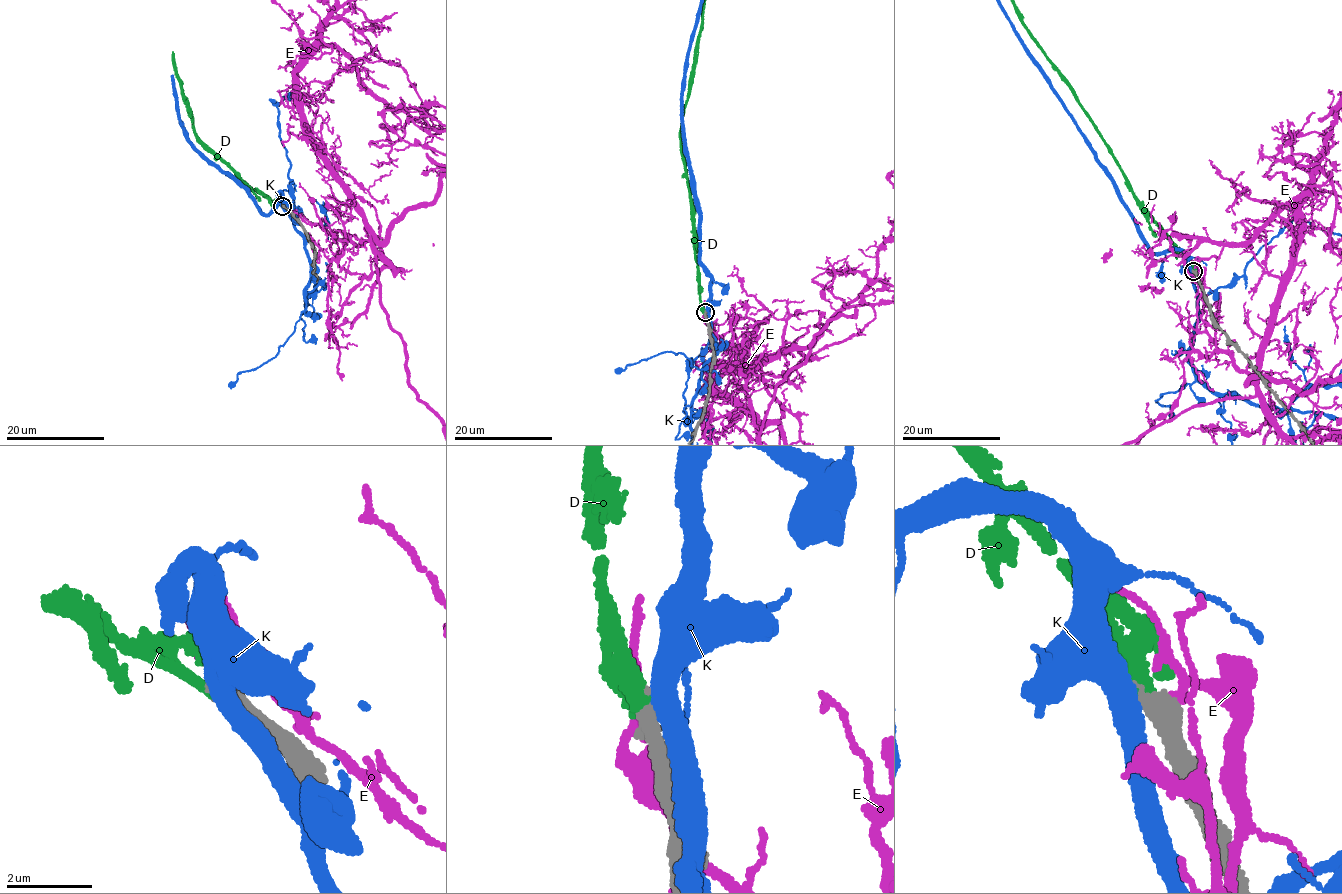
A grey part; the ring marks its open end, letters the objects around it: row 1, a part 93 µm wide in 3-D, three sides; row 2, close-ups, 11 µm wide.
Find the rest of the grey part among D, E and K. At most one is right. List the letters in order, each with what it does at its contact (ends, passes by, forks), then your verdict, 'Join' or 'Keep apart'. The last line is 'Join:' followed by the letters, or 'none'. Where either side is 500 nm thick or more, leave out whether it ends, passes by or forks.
D: It ends there. Join
E: Keep apart
K: It passes by. Keep apart
Join: D

